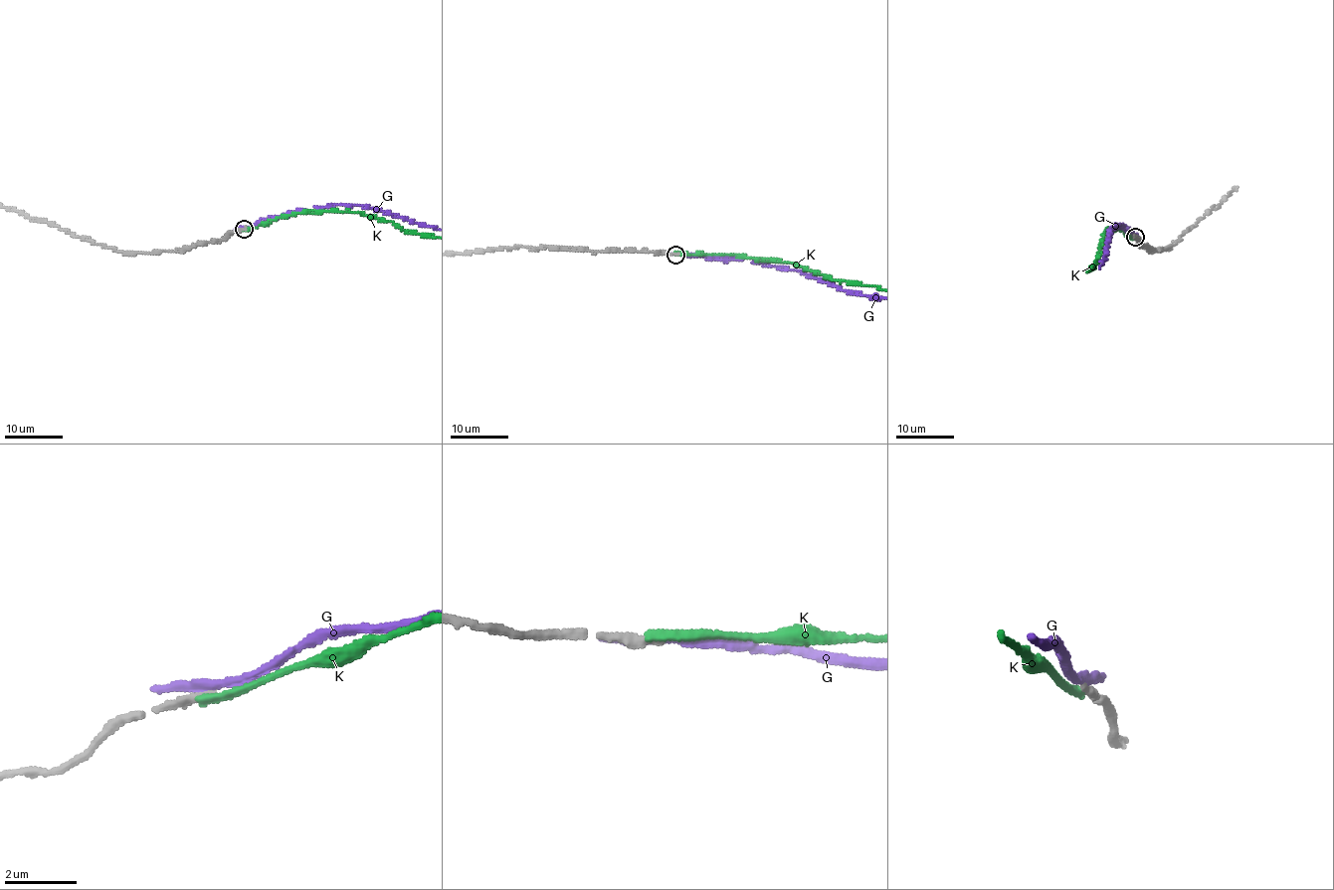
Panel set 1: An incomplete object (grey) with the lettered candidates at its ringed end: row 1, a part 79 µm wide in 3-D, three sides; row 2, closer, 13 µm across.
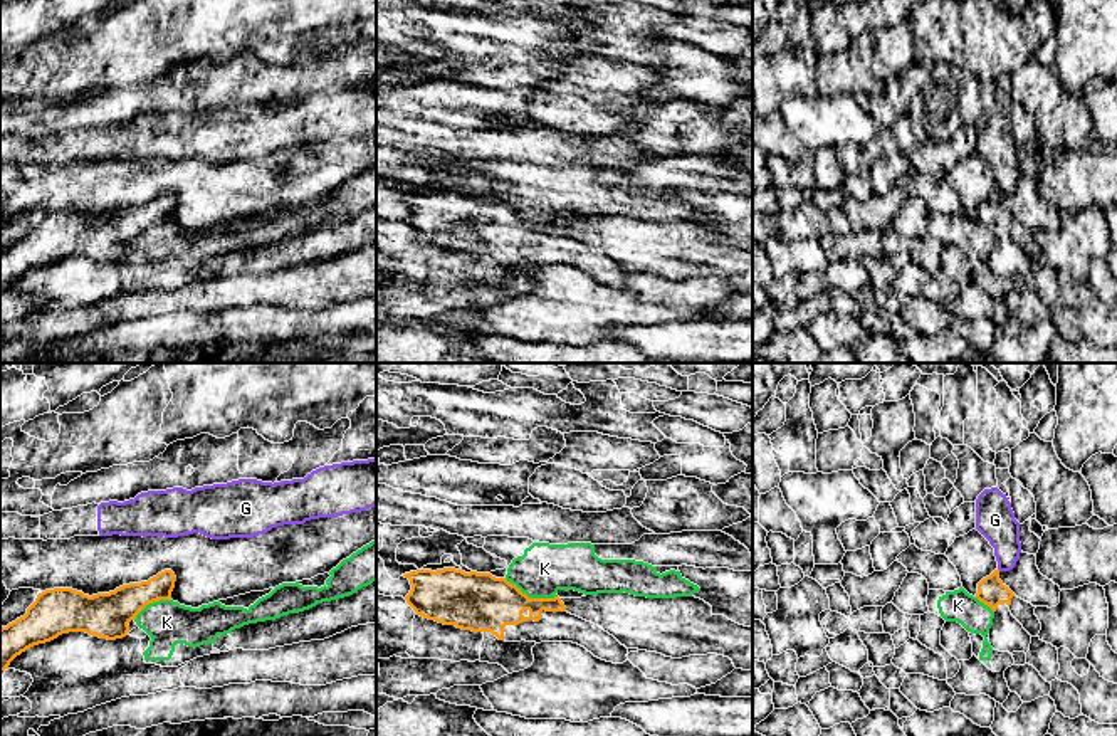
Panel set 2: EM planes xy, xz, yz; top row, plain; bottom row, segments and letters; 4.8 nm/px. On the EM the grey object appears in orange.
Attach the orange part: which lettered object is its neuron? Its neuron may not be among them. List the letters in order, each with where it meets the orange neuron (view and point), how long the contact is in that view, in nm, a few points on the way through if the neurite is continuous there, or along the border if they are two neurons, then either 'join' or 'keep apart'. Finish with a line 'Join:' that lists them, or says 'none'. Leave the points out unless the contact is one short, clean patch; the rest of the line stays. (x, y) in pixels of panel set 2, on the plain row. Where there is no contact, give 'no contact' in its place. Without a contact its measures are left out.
G: no contact; keep apart
K: contact xz (531, 222); length 280 nm; border xz (504, 202), (529, 220), (556, 220); keep apart
Join: none

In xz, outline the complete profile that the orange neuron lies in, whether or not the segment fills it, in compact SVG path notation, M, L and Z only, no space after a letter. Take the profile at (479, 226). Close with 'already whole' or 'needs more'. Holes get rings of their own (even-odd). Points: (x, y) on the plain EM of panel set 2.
M455 192L417 193L403 198L410 203L412 213L405 220L417 239L443 249L455 249L462 254L490 255L506 265L573 265L585 271L595 281L623 287L628 272L601 250L566 235L559 220L529 222L506 202L490 197L465 197Z; needs more

